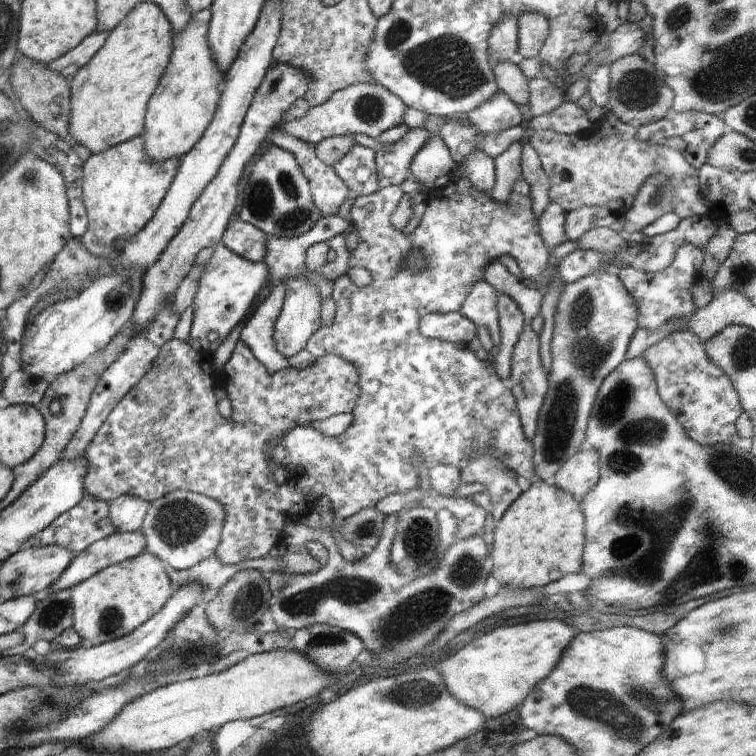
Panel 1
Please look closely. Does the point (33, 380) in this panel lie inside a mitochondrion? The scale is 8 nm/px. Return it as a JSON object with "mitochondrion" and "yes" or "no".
{"mitochondrion":"no"}

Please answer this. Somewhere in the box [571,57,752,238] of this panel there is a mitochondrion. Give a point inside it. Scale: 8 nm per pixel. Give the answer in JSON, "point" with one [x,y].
{"point":[640,89]}

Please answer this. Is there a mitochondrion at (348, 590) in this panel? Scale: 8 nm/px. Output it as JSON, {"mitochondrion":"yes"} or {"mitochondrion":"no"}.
{"mitochondrion":"yes"}

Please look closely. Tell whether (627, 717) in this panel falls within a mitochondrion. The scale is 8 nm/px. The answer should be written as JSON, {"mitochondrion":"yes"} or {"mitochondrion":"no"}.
{"mitochondrion":"yes"}

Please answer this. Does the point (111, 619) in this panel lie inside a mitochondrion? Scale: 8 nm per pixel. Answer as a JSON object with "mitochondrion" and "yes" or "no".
{"mitochondrion":"yes"}

